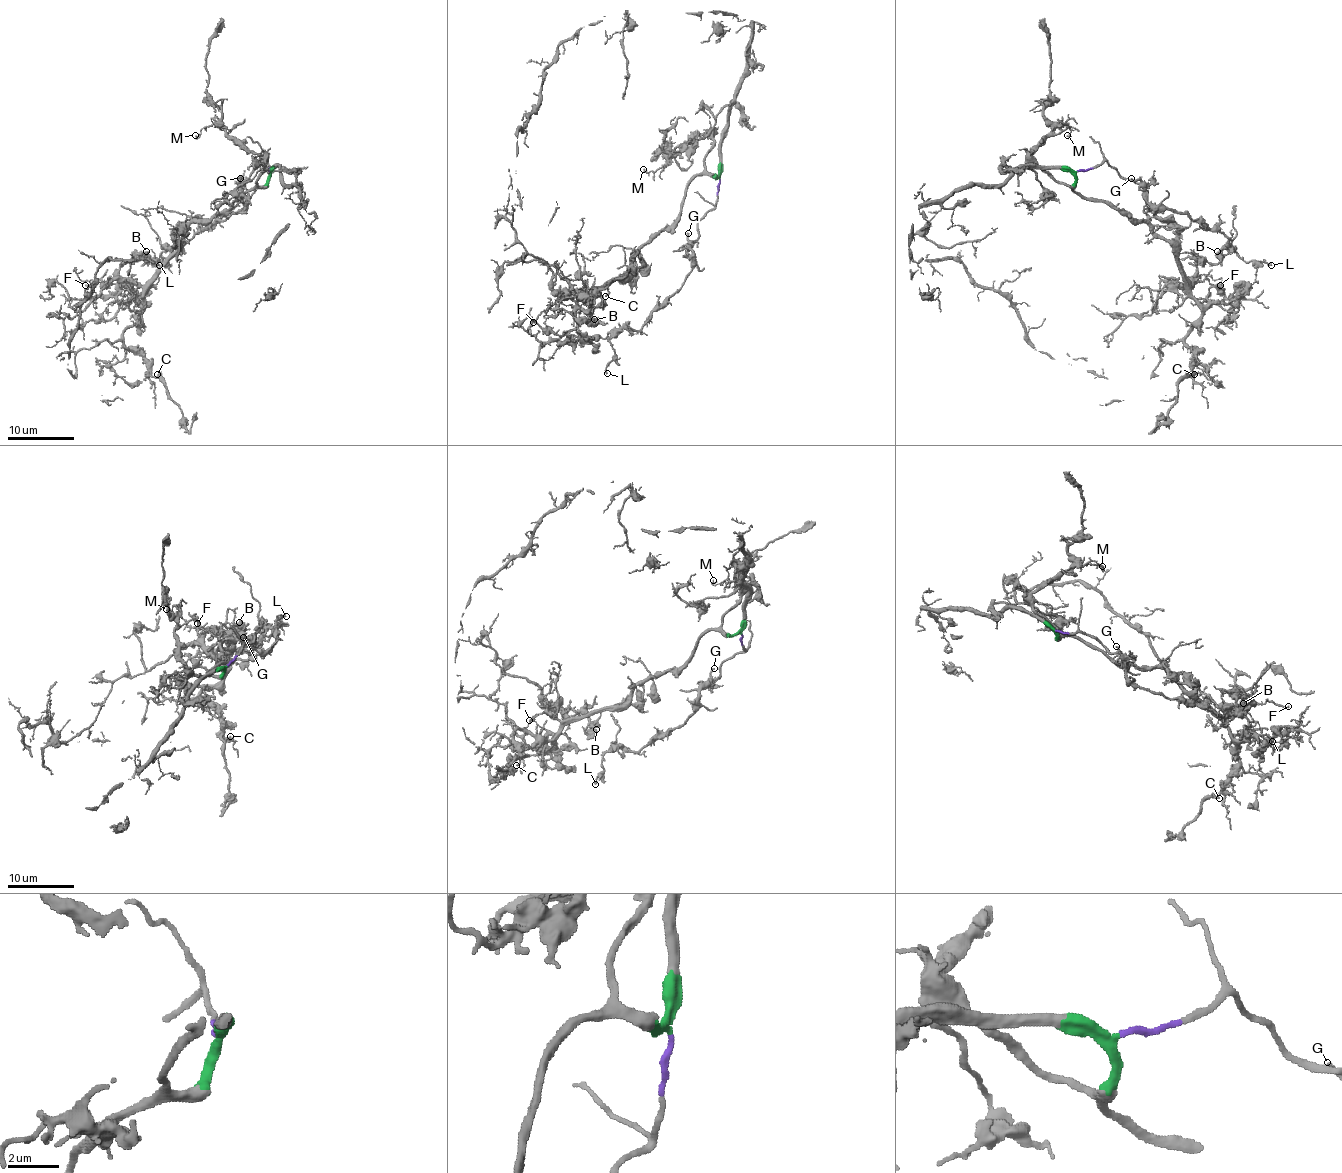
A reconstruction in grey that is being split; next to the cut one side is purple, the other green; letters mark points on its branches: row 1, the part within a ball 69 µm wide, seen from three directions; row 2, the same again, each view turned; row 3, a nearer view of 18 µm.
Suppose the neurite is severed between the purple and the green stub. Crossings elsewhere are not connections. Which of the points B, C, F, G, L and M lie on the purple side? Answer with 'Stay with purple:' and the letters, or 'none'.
Stay with purple: G, L

